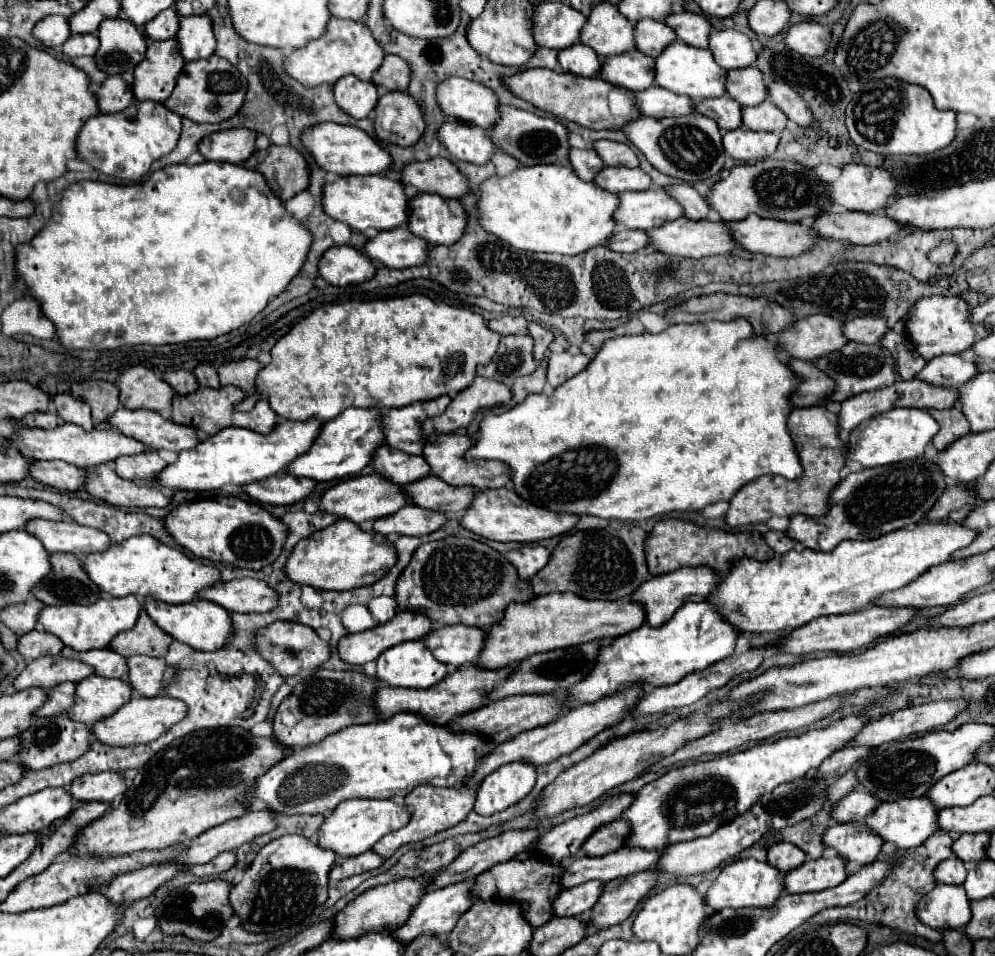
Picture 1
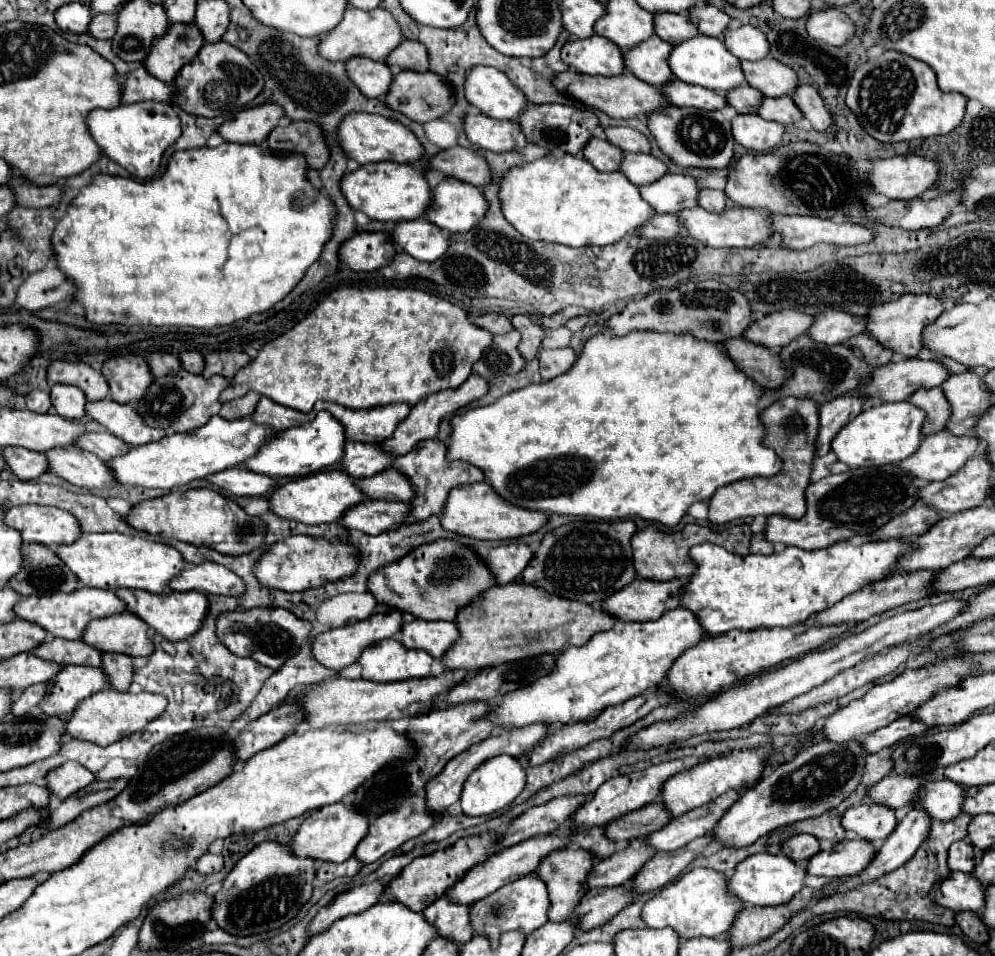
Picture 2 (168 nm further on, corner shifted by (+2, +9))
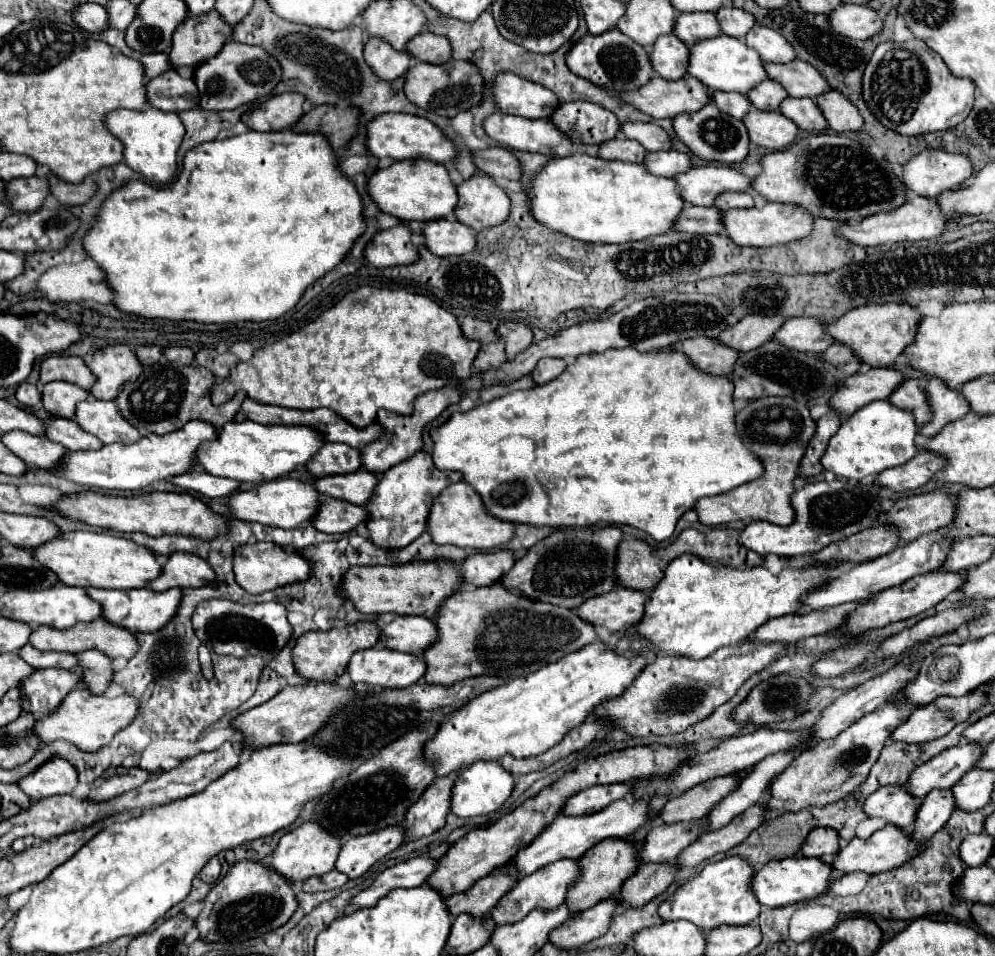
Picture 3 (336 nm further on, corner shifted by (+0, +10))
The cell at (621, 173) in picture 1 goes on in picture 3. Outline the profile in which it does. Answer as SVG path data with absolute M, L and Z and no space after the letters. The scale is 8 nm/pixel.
M662 150L662 152L650 152L646 156L646 168L654 176L668 176L674 178L682 172L688 172L692 168L692 158L688 152L678 150Z

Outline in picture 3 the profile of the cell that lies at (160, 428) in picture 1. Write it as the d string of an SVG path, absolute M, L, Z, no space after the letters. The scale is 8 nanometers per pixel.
M90 396L78 404L74 418L84 432L94 434L102 444L132 444L140 440L140 432L120 416L114 402L96 400Z

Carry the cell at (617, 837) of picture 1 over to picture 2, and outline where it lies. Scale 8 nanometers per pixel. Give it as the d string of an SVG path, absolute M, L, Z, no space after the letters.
M660 803L644 805L636 811L630 811L628 815L622 815L620 819L606 825L606 837L616 843L626 843L636 837L644 837L660 827L664 827L670 821L670 815L666 809L662 809Z

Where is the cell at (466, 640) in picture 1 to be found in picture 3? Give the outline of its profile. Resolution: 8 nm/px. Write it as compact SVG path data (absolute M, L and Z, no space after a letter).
M398 616L380 630L380 644L390 650L422 656L422 652L436 642L436 626L422 616Z

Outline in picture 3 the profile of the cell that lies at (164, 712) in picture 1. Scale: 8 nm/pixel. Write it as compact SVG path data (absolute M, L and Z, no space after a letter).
M76 688L76 692L70 692L68 700L64 700L64 704L56 708L56 712L50 712L48 716L34 722L34 732L40 736L42 744L54 740L66 740L78 746L80 750L96 752L104 744L108 744L108 740L112 740L112 736L118 730L128 726L134 720L136 712L138 712L138 702L128 694L118 698L106 698L90 694L86 688Z

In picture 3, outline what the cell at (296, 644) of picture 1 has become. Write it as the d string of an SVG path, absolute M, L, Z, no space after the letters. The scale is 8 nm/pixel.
M204 600L192 614L192 626L202 644L216 654L230 656L260 656L264 660L274 658L292 636L292 626L286 620L286 608L280 602L266 604L238 604L232 600Z

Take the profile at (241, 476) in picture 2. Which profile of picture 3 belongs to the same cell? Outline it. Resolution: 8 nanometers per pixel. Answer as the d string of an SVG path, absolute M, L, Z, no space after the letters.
M192 470L184 472L180 476L172 478L174 486L180 486L186 492L198 492L208 498L218 498L218 496L230 496L234 490L238 490L238 482L230 478L218 478L212 476L204 470Z

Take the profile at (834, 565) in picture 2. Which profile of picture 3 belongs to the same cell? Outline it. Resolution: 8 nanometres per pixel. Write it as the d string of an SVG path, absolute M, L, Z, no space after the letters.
M682 554L666 568L664 578L652 590L646 606L644 616L638 624L626 630L624 638L618 642L616 650L624 656L636 656L642 650L640 640L646 640L654 654L674 654L674 656L688 656L692 660L702 660L716 652L722 646L736 646L748 638L756 628L760 628L770 618L778 618L784 614L792 614L802 610L802 600L808 592L820 588L826 582L826 574L832 566L802 566L802 568L784 568L776 578L764 566L756 568L730 568L730 566L712 566L702 562L698 556Z

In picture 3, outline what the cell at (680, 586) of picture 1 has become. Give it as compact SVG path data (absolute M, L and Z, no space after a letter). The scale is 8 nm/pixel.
M616 588L604 596L594 596L586 600L576 614L592 626L606 628L630 628L634 626L644 612L644 604L648 600L648 592Z

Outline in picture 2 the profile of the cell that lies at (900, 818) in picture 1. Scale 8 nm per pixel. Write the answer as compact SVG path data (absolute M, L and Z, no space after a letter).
M948 779L928 781L918 791L918 801L914 801L914 807L928 813L930 819L950 821L956 815L960 815L962 797L964 797L962 787Z

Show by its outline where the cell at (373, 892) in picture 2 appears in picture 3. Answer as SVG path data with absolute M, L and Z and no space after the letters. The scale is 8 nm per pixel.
M416 856L406 862L396 864L392 868L386 868L374 880L374 884L370 888L366 888L364 892L360 892L352 898L352 906L354 908L370 908L394 888L422 886L428 880L428 876L436 870L436 866L438 866L438 860L434 860L430 856Z

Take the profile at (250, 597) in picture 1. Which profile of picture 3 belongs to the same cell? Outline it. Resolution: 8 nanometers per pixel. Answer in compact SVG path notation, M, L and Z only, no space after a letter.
M172 552L164 564L164 572L152 584L150 590L168 590L168 588L198 588L212 584L216 578L214 570L206 560L188 552Z

